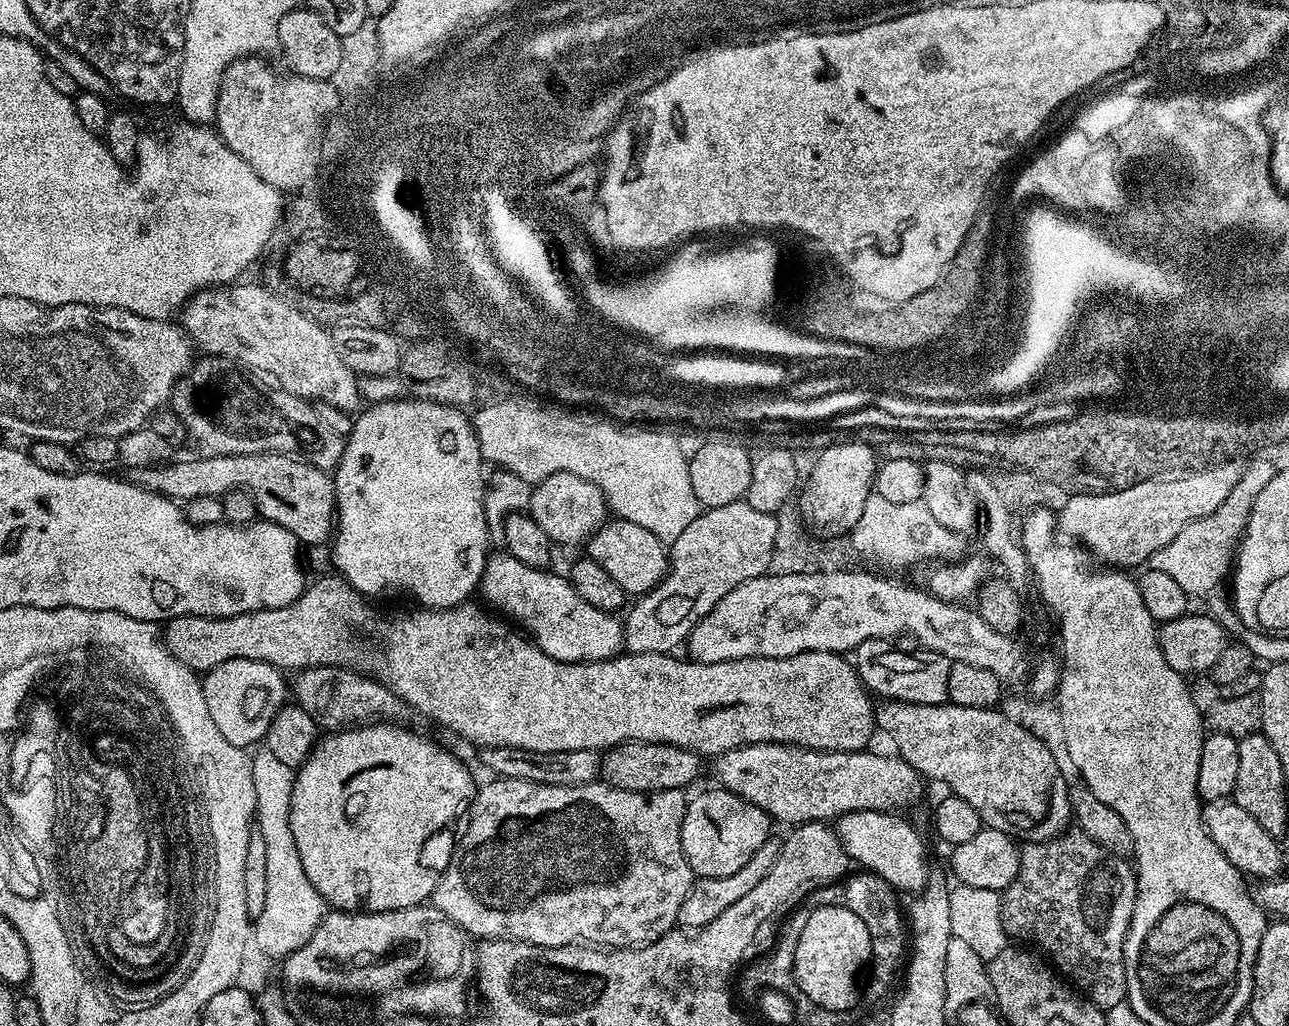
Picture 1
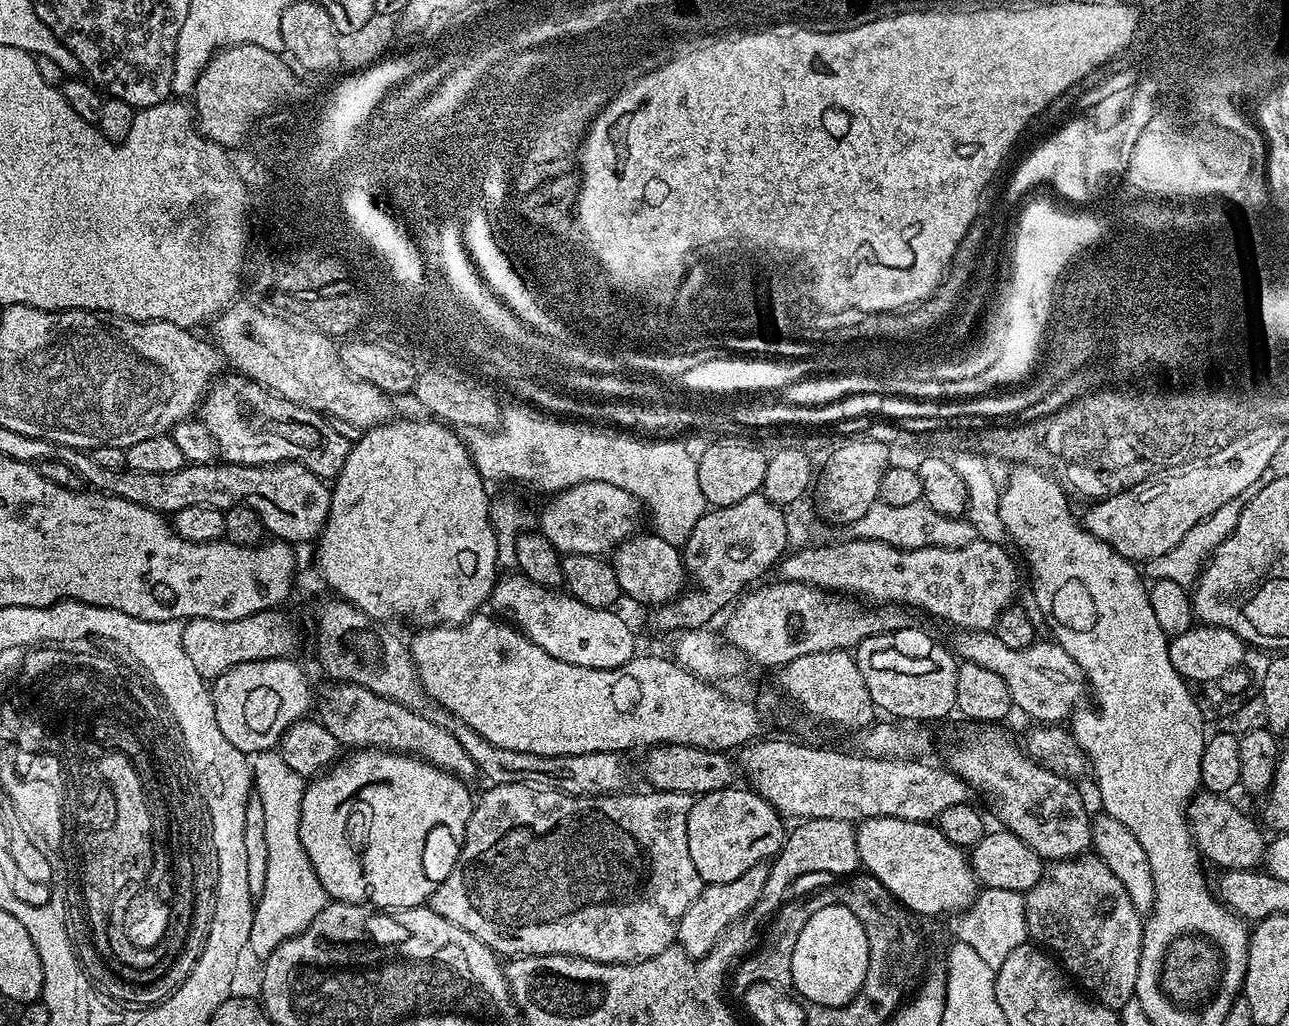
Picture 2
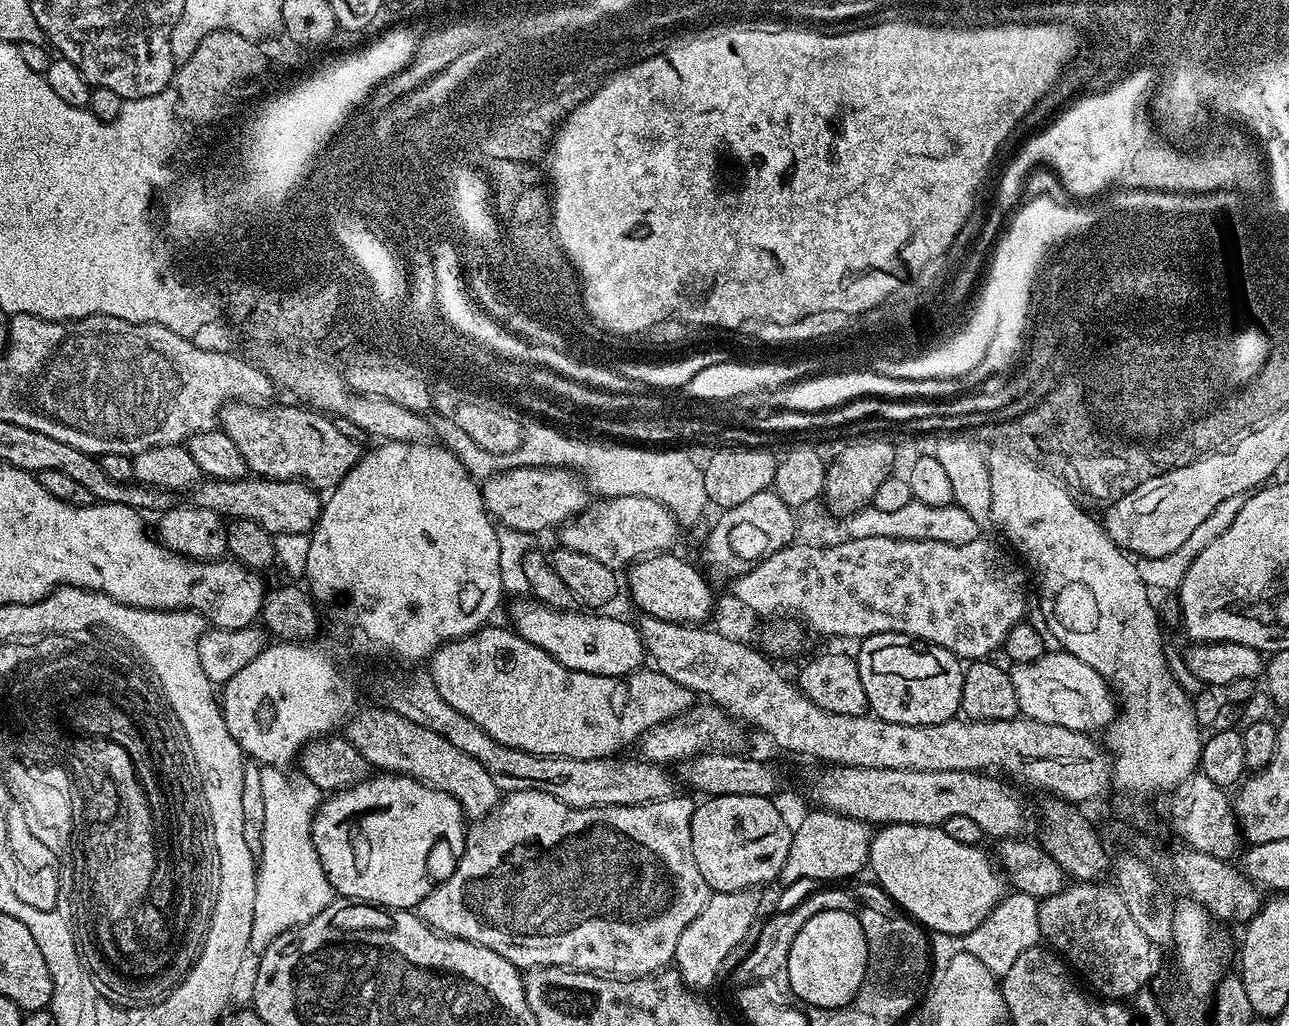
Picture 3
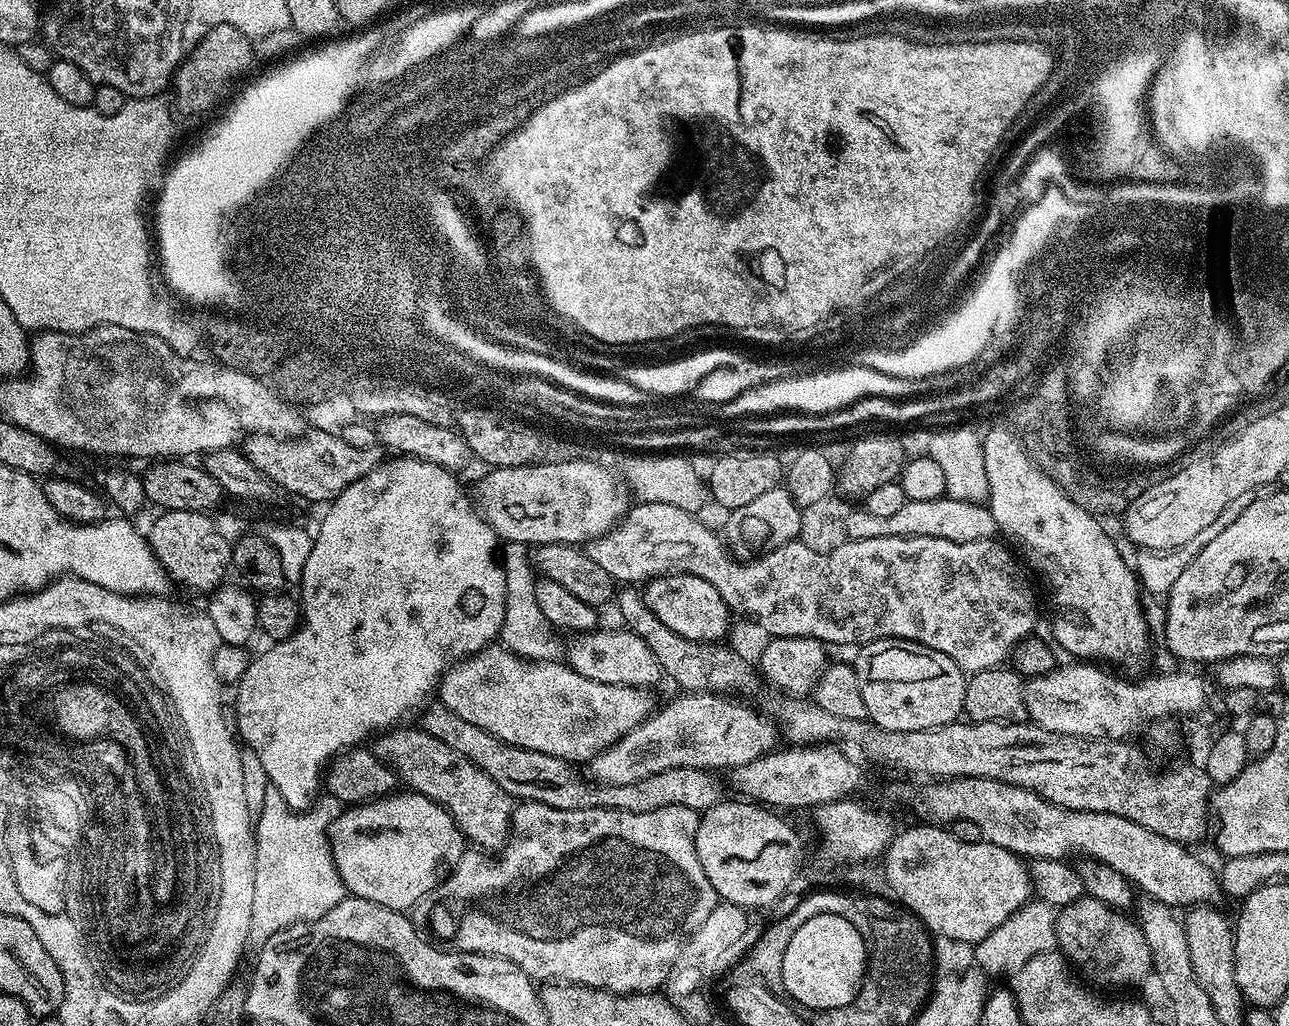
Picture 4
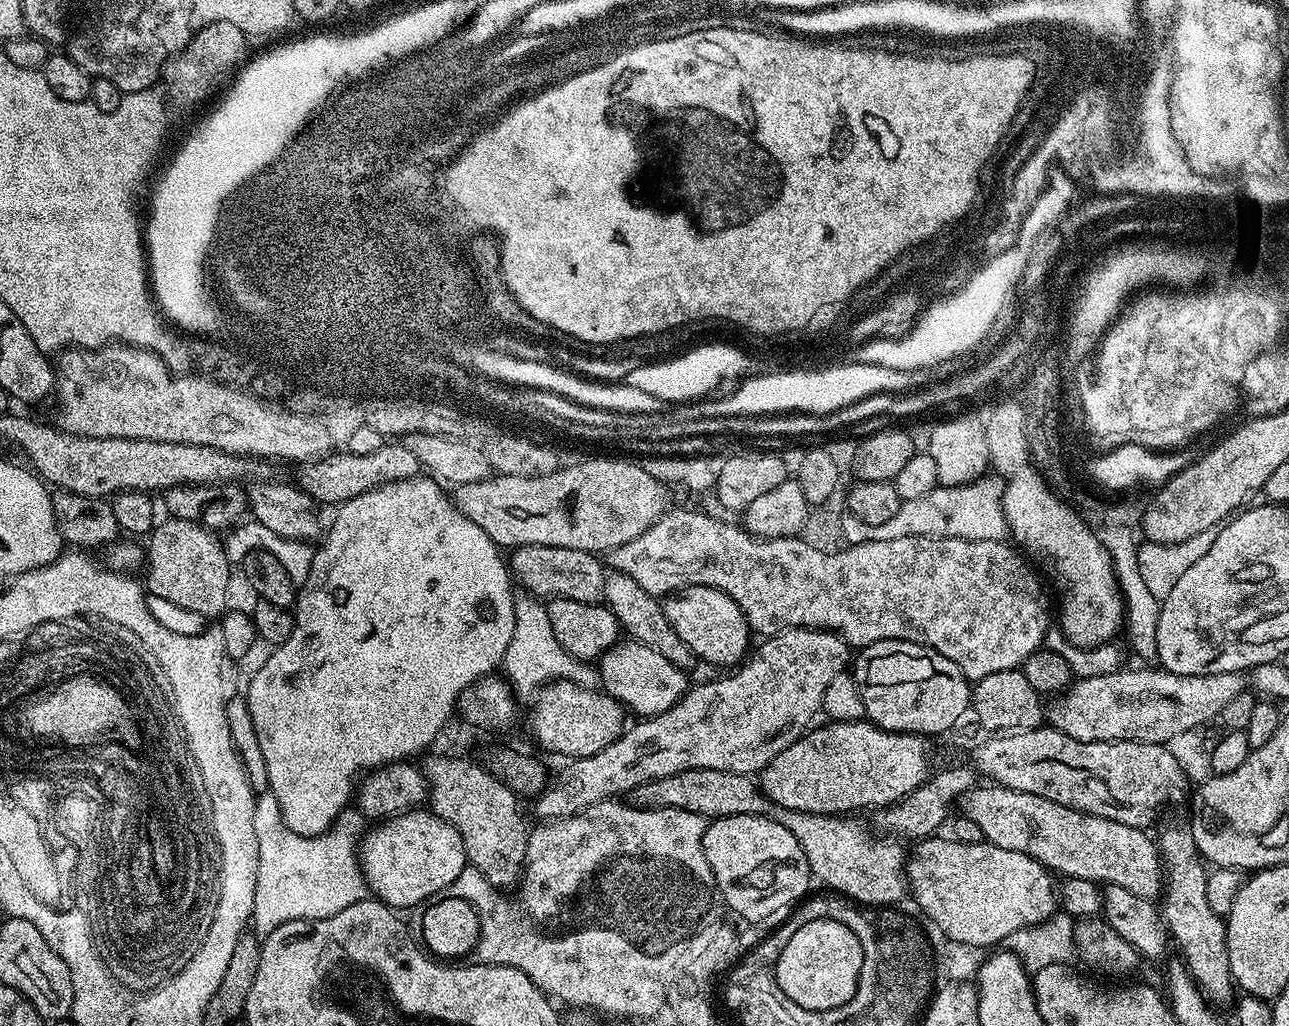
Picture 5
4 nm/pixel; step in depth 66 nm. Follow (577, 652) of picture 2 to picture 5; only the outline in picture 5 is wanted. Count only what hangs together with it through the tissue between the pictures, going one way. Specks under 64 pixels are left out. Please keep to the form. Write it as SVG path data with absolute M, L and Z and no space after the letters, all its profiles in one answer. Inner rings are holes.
M631 638L606 649L598 661L598 680L601 685L604 683L603 691L619 700L625 709L633 708L640 718L657 716L678 703L690 687L688 675L685 669L670 662L670 658L662 658L658 650L650 650L650 646Z

